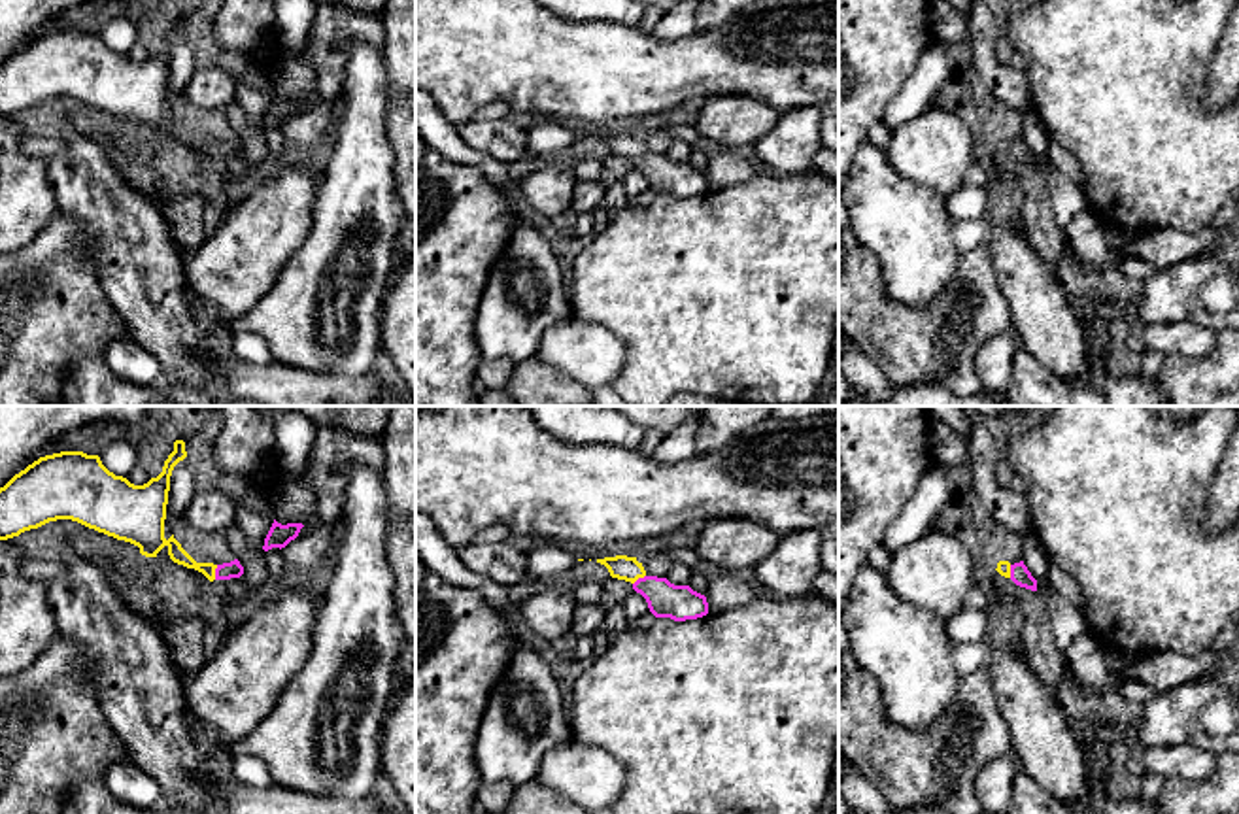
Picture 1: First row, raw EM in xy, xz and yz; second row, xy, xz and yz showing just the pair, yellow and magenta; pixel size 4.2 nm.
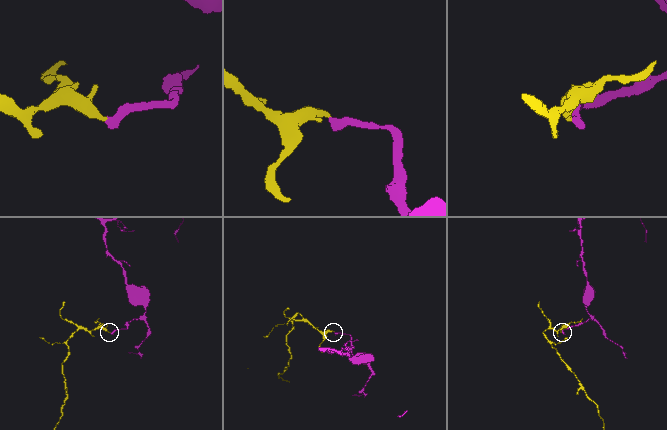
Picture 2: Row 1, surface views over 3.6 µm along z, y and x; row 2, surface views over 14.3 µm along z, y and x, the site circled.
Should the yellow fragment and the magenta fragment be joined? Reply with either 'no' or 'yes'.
yes

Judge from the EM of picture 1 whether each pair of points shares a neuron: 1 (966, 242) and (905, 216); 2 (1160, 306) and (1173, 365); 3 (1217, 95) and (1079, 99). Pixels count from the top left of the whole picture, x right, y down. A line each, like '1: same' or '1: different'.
1: different
2: different
3: different

